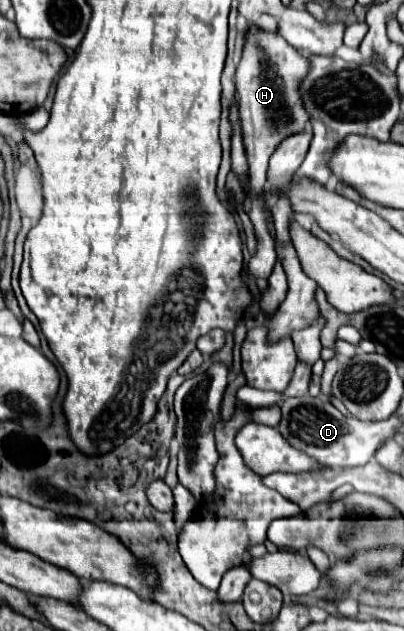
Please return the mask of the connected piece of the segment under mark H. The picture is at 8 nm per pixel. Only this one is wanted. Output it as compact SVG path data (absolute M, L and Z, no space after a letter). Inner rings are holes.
M251 25L243 35L241 59L235 71L235 87L237 87L237 105L243 125L243 143L247 143L247 183L251 183L251 191L245 193L243 209L251 217L257 237L257 249L247 263L247 277L251 279L267 279L275 265L275 241L269 231L271 211L265 203L265 173L267 161L275 147L287 139L287 135L295 135L307 129L309 115L303 107L303 99L299 95L299 83L307 77L309 59L293 49L279 31L265 31L257 25Z

